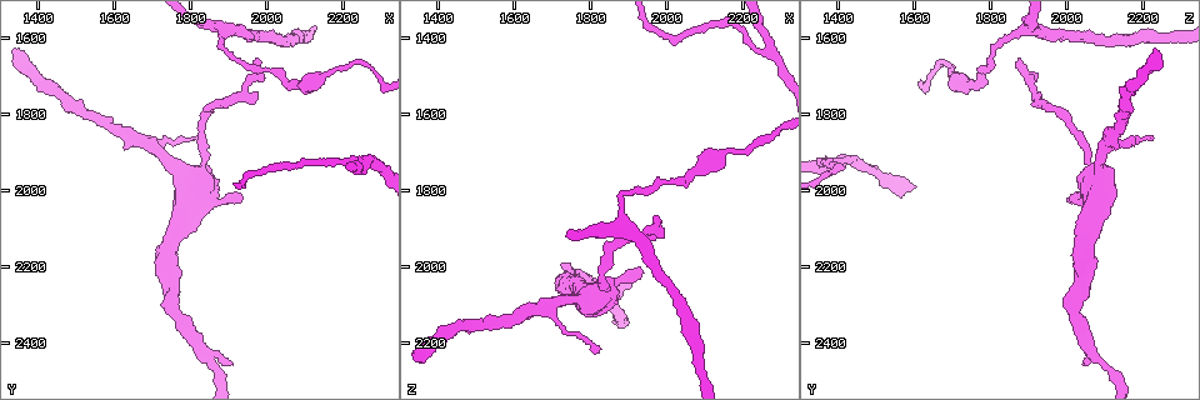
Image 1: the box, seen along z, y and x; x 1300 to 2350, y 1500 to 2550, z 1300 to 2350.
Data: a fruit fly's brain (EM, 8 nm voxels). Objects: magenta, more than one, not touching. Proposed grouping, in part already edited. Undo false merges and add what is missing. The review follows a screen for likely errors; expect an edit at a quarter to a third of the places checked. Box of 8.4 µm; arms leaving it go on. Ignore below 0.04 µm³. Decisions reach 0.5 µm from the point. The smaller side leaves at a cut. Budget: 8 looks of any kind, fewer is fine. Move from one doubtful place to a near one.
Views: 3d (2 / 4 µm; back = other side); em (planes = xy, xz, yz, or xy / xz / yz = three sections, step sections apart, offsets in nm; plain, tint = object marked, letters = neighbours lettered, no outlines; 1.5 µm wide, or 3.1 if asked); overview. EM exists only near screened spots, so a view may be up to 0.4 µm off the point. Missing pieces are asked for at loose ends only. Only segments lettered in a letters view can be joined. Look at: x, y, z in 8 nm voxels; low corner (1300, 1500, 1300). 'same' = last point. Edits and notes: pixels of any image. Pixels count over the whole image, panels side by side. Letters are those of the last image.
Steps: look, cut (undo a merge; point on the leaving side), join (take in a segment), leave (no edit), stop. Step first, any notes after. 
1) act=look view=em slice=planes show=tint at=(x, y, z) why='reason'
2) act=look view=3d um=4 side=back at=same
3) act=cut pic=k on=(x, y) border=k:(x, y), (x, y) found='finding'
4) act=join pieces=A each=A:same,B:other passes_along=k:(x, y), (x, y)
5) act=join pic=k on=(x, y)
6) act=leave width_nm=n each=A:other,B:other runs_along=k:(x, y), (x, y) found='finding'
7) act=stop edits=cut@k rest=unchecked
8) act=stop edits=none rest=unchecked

act=look view=em slice=planes show=letters at=(1975, 1660, 1875) why='long arm stops here'

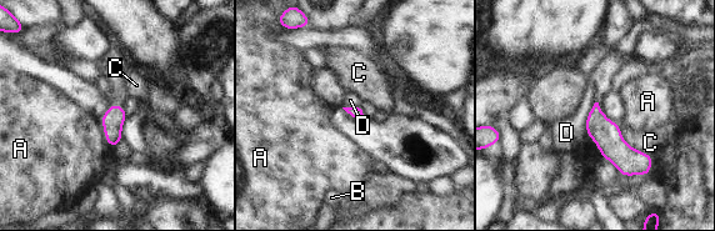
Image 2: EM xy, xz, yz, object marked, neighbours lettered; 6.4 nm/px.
act=leave each=A:other,B:other,C:other,D:other border=2:(595, 103), (586, 117), (585, 132) found='none of them fits'

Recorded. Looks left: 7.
act=look view=3d um=4 at=(2150, 1700, 1695) why='calibre changes'

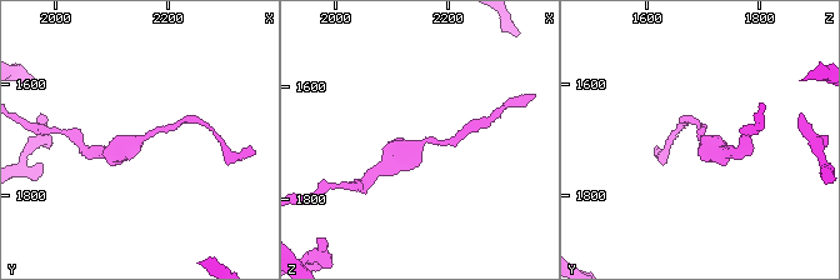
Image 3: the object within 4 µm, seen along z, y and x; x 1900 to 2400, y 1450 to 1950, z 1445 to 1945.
act=look view=em slice=xy step=4 show=tint at=(2155, 1695, 1700) why='shape alone is not enough'

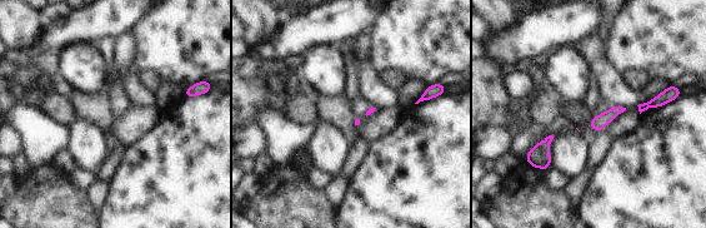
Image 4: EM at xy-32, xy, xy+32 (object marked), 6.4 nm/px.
act=look view=em slice=xy step=4 show=letters at=same

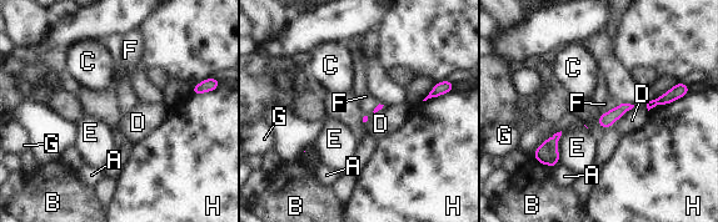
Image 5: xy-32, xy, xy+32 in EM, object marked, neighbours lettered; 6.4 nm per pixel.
act=leave each=A:other,B:other,C:other,D:other,E:other,F:other,G:other,H:other border=5:(616, 104), (604, 112) found='all the same neuron'

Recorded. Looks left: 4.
act=look view=em slice=planes show=tint at=(2275, 1920, 1425)

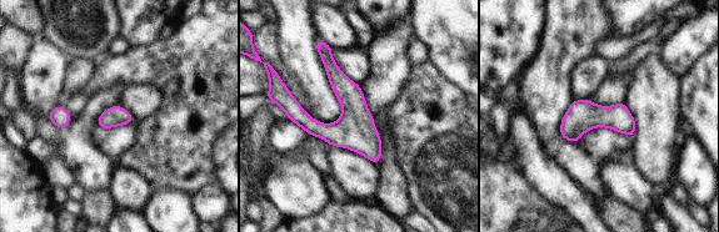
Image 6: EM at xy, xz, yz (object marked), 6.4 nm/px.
act=look view=em slice=planes show=letters at=same why='see the neighbours'

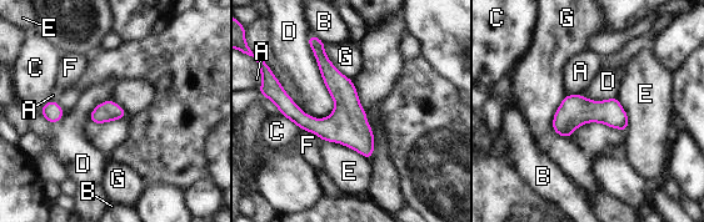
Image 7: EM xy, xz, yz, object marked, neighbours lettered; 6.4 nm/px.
act=leave longest_contact=D:550nm each=A:other,B:other,C:other,D:other,E:other,F:other,G:other border=7:(306, 38), (334, 102), (326, 119) found='all the same neuron'

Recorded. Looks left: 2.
act=stop edits=none rest=unchecked

